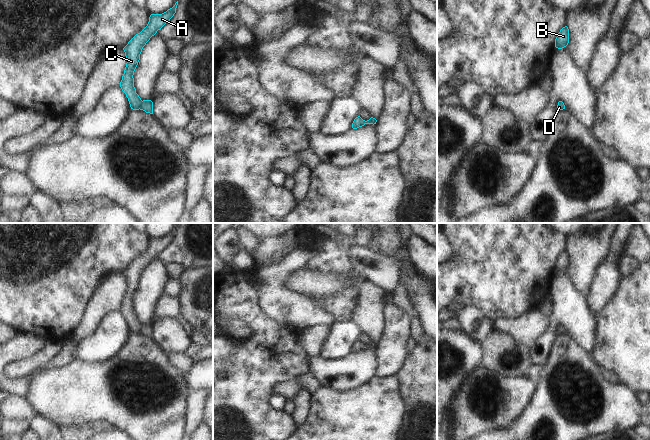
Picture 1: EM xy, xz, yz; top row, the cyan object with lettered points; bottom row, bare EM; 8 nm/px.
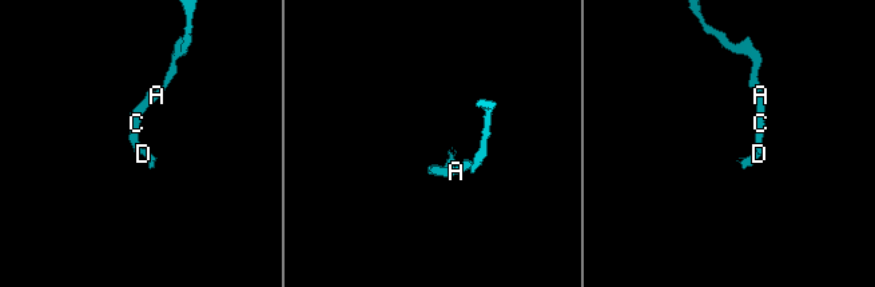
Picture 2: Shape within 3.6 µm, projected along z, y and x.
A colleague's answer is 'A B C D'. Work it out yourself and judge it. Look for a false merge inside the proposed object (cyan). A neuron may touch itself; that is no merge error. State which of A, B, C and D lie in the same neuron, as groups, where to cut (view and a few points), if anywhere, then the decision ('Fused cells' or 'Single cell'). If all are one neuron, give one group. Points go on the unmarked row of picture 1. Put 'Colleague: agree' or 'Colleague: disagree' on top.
Colleague: agree
Groups: A B C D. No split. Single cell.

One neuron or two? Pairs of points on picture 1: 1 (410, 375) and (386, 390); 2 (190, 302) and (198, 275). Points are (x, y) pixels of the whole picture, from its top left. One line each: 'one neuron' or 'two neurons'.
1: two neurons
2: one neuron

